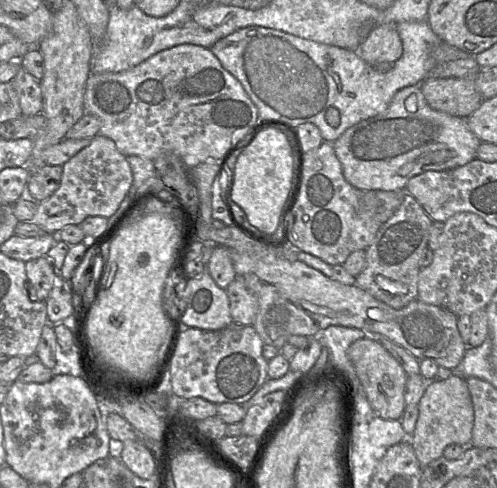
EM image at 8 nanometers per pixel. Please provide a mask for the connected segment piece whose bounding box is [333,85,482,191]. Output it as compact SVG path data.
M419 85L398 90L387 109L348 128L336 141L334 151L339 159L344 178L361 190L405 190L413 176L426 171L442 171L463 166L476 158L481 140L470 130L467 118L452 116L432 109Z

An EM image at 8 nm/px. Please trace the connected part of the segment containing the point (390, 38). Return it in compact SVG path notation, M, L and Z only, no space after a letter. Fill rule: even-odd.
M394 24L376 25L358 49L358 55L373 66L380 62L396 62L403 53L402 41Z

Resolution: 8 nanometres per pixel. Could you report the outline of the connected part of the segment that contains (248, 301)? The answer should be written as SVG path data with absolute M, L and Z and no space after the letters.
M236 276L225 290L233 322L253 326L257 314L257 300L247 289L243 279Z

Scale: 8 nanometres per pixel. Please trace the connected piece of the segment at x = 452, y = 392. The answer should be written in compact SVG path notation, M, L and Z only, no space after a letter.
M452 374L445 380L427 381L427 388L418 403L419 415L415 430L410 435L410 443L422 468L443 456L444 449L451 444L470 445L474 426L474 408L466 378Z

